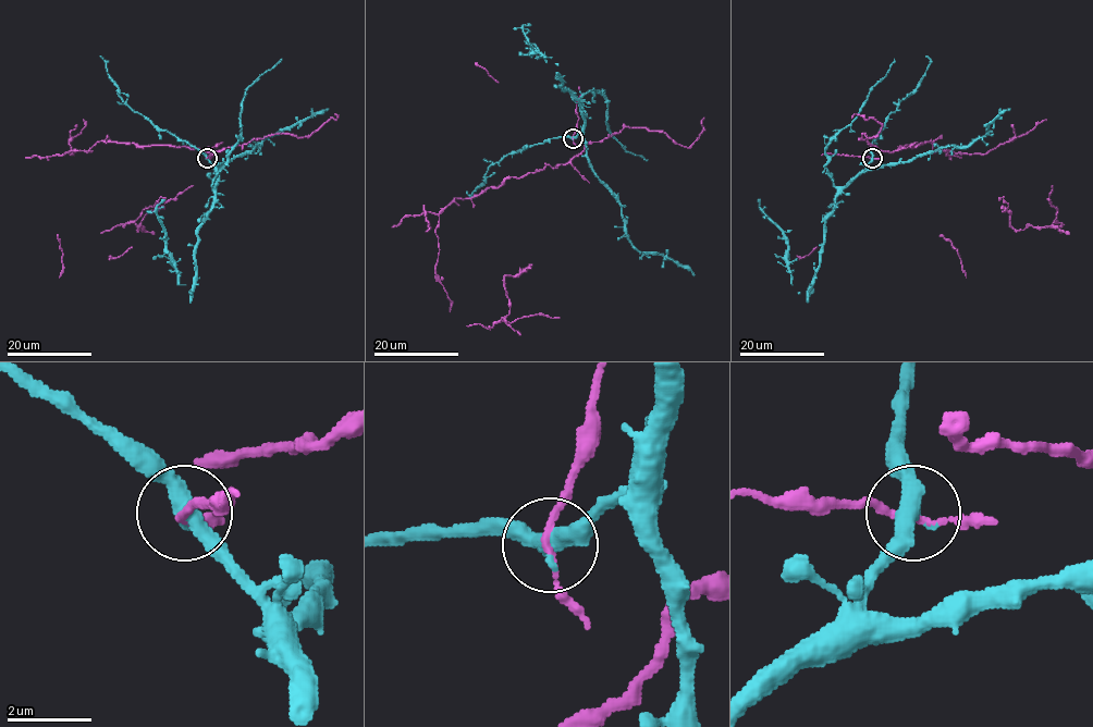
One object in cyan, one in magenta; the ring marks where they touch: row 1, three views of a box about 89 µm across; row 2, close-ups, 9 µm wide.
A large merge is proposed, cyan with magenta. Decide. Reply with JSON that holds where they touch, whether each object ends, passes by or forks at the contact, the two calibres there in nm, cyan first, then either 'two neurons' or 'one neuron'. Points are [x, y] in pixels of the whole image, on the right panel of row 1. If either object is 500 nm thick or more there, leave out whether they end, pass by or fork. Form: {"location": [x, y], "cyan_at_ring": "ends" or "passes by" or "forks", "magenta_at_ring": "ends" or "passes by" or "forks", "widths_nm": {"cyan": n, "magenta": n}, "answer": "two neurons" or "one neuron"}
{"location": [872, 158], "cyan_at_ring": "passes by", "magenta_at_ring": "passes by", "widths_nm": {"cyan": 420, "magenta": 130}, "answer": "two neurons"}

